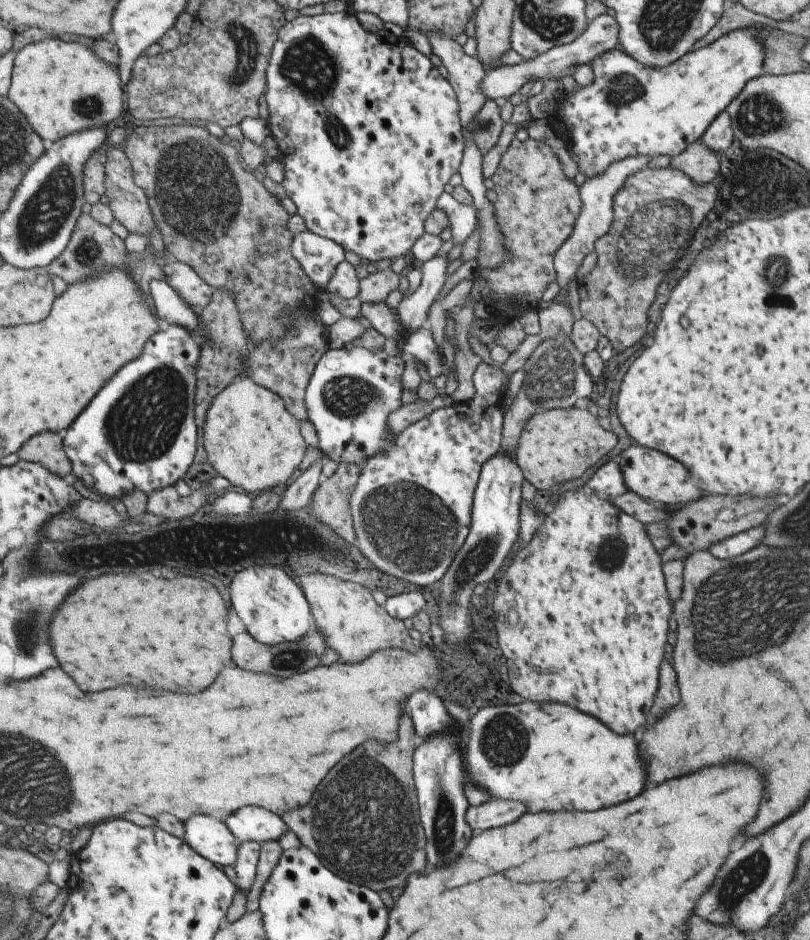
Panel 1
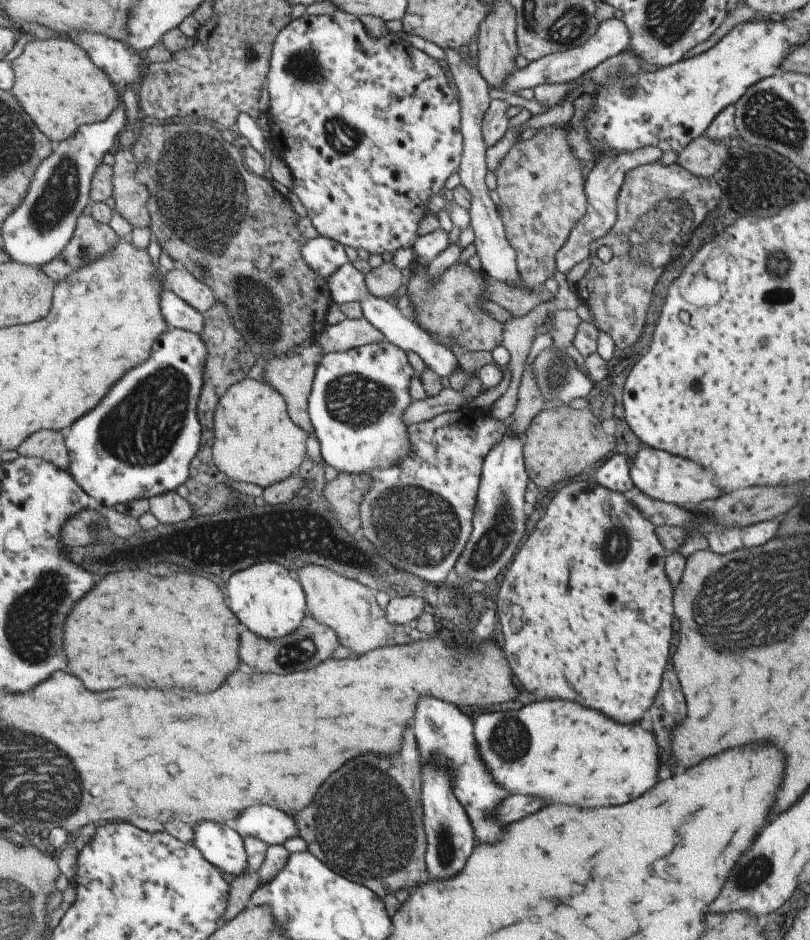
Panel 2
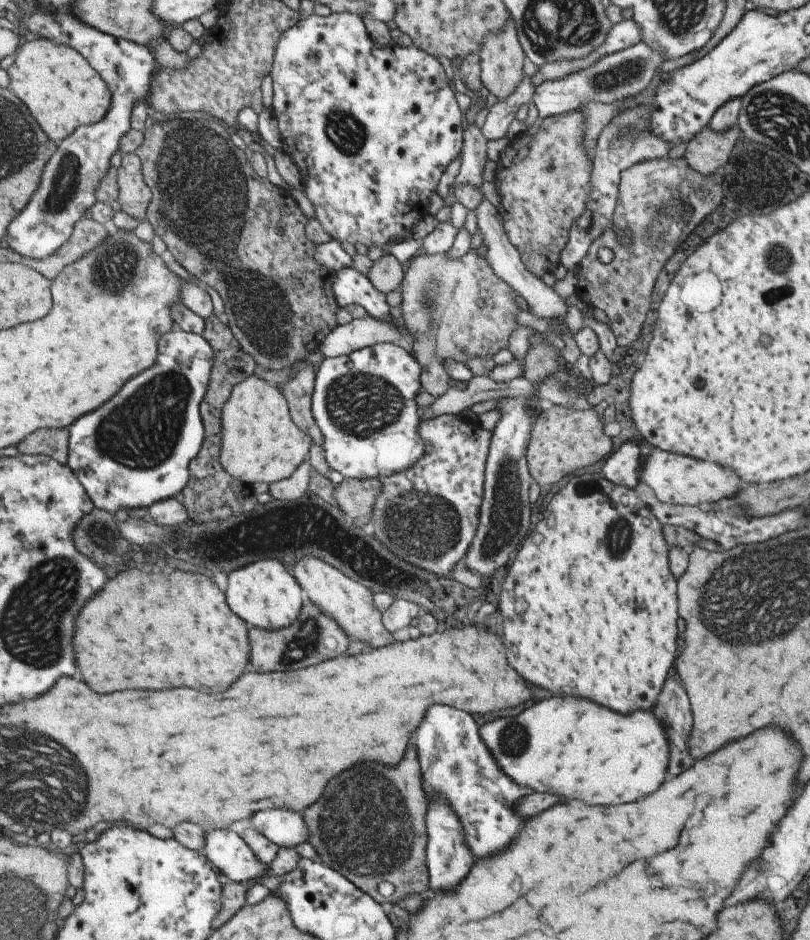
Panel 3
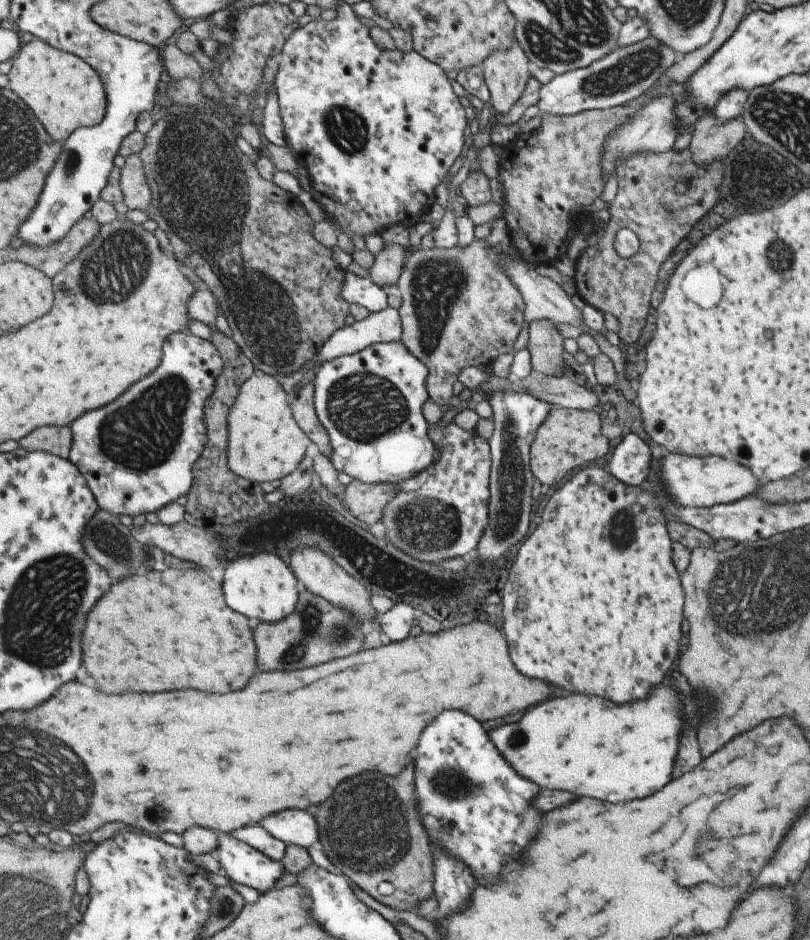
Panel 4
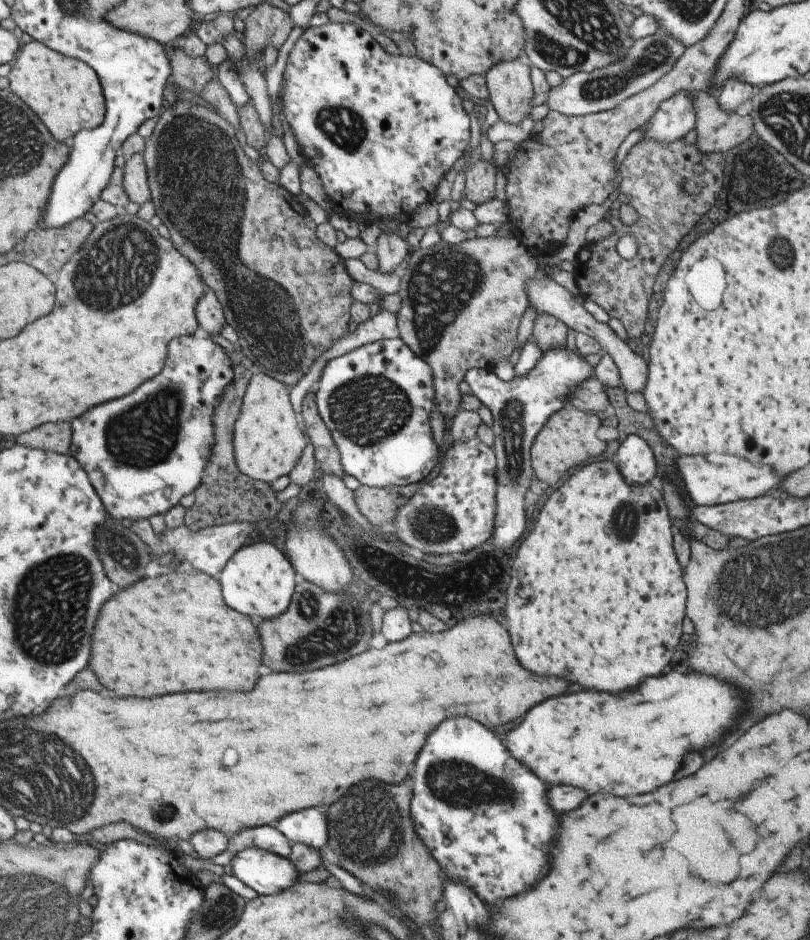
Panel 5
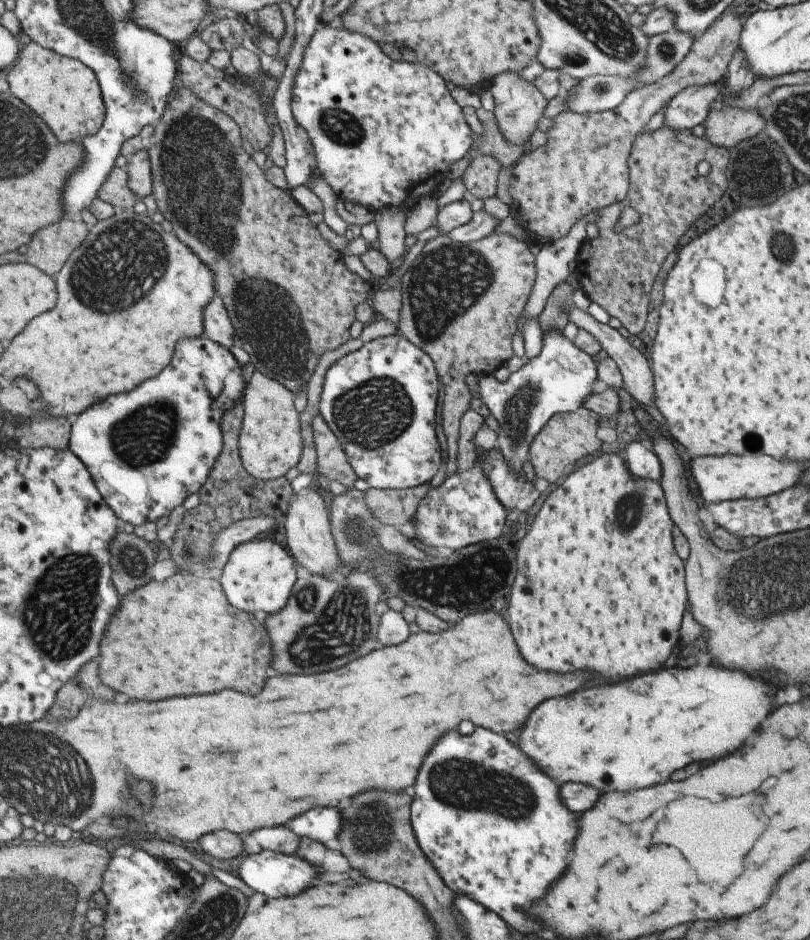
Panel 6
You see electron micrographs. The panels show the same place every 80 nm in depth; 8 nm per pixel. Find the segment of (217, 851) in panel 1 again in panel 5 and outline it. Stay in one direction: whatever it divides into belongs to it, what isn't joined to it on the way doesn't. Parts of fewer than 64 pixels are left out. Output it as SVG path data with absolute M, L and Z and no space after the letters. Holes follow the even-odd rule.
M257 848L239 850L227 868L259 895L273 895L296 886L299 870L289 858Z

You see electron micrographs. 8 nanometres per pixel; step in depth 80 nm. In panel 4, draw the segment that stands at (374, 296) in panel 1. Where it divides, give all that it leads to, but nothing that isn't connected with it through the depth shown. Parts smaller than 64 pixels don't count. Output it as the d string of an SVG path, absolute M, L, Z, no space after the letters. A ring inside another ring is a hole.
M386 240L385 246L376 254L370 271L371 280L380 287L397 286L404 271L407 248L405 242Z

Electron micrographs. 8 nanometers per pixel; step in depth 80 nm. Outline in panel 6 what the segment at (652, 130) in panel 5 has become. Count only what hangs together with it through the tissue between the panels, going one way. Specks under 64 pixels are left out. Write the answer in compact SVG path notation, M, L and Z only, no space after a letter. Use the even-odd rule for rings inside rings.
M720 82L685 87L670 98L663 125L678 131L690 130L693 126L702 124L707 118L710 104L719 99L722 94L723 84Z

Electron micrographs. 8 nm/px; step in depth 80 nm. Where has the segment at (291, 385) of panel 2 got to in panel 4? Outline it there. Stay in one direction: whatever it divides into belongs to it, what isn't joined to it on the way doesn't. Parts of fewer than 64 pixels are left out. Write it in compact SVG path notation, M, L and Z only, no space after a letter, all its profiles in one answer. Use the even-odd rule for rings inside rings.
M310 382L298 392L297 396L291 397L297 422L316 444L319 452L331 459L334 453L332 438L316 411L316 383Z

